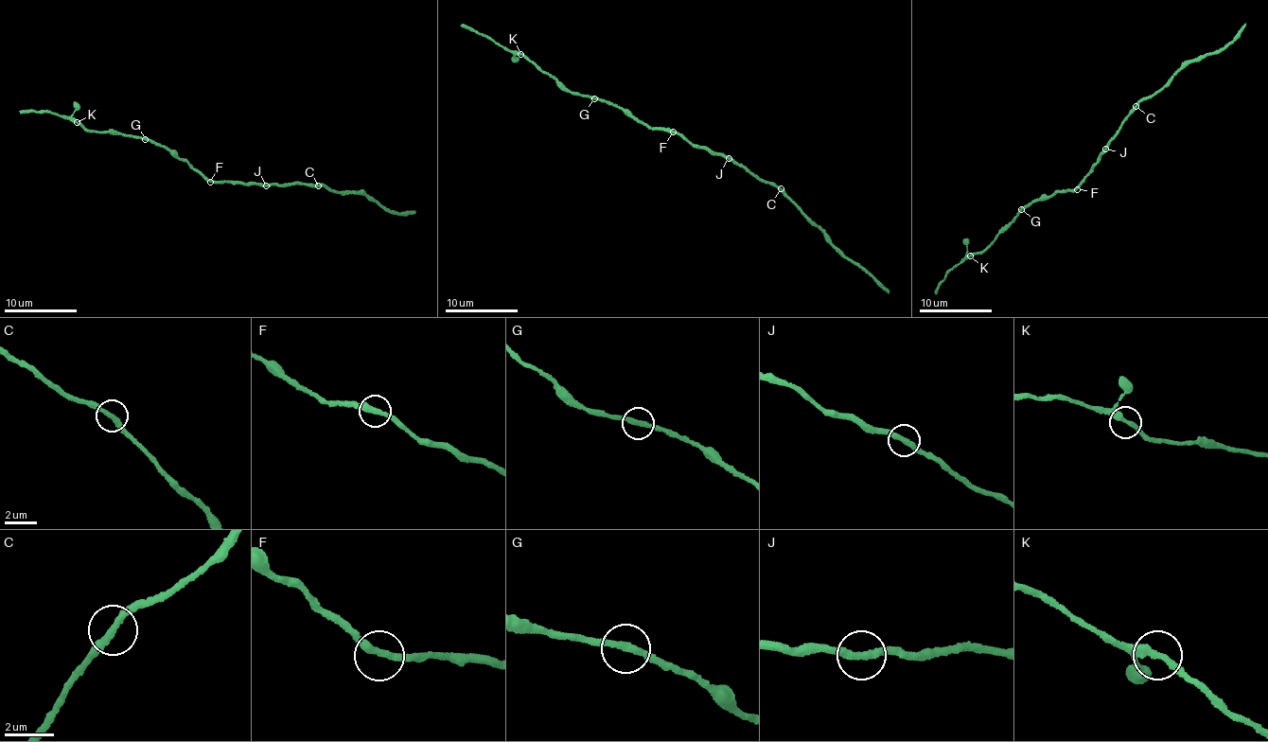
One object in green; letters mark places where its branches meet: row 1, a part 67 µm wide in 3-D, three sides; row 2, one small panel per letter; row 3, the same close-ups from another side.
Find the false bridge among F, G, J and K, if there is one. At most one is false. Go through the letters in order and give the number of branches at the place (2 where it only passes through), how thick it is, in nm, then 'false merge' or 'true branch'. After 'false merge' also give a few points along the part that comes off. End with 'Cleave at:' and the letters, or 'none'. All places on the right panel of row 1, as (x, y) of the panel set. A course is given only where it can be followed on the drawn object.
F: 2 | 320 nm | true branch
G: 2 | 280 nm | true branch
J: 2 | 300 nm | false merge | (1105, 149), (1136, 104), (1191, 61), (1225, 46), (1246, 23)
K: 2 | 300 nm | true branch
Cleave at: J

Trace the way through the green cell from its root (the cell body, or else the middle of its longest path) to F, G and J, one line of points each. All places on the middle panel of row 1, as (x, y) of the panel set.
F: (689, 140), (673, 132)
G: (689, 140), (679, 133), (653, 129), (615, 104), (594, 98)
J: (689, 140), (693, 146), (722, 152), (729, 157)

